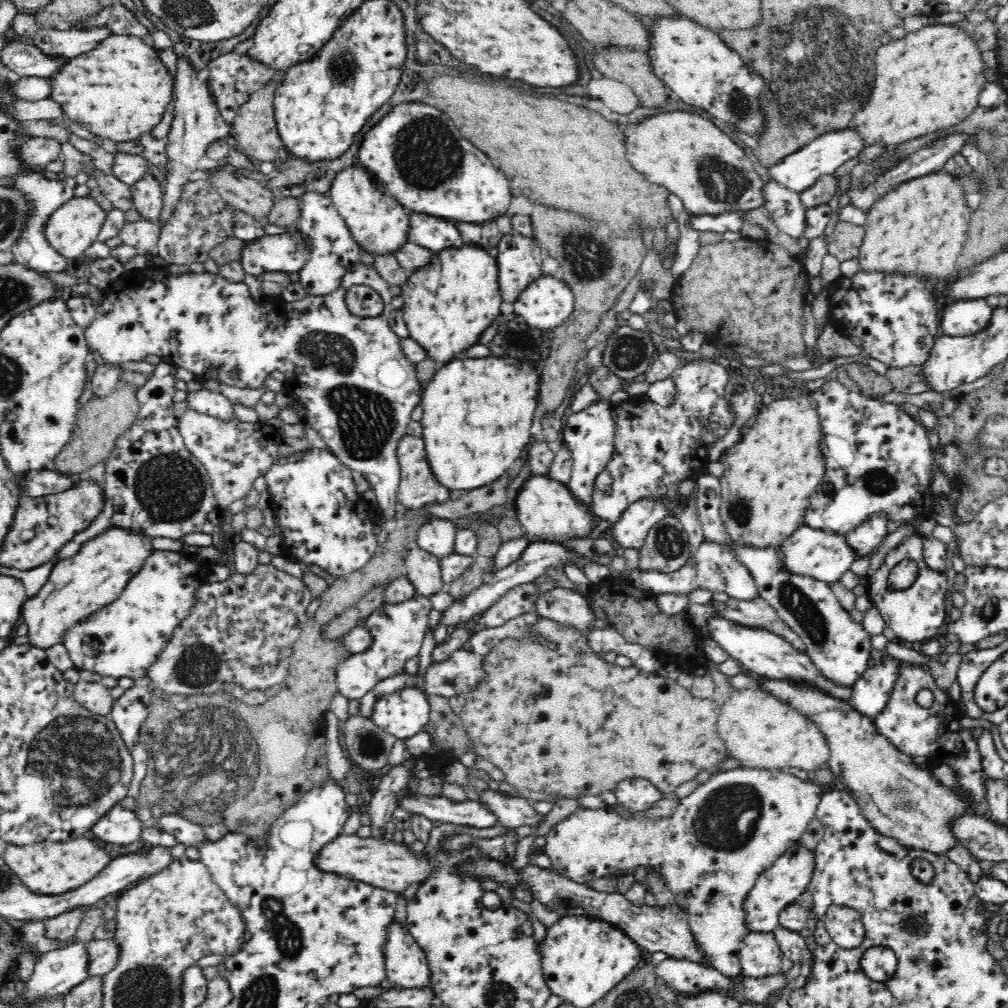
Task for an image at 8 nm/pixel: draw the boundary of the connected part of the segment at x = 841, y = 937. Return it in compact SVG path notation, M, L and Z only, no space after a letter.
M832 905L823 922L829 940L845 949L856 948L865 937L861 914L851 908Z

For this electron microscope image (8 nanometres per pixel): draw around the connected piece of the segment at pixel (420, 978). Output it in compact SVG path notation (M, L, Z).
M394 922L387 942L387 979L393 986L430 991L437 1003L432 984L432 968L426 953L404 924Z

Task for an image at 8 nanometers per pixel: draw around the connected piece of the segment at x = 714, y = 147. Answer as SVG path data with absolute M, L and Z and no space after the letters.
M670 110L640 118L624 130L626 160L650 182L662 184L683 200L688 214L718 215L751 211L762 205L764 181L734 140L704 116Z

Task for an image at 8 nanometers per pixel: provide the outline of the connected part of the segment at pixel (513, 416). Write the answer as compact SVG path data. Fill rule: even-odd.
M480 358L480 360L456 360L436 372L432 382L423 392L420 404L423 408L422 438L425 446L428 468L437 484L447 489L470 492L496 482L516 458L522 454L526 444L533 442L530 428L534 422L534 410L539 394L540 378L534 375L532 366L512 366L500 358Z

